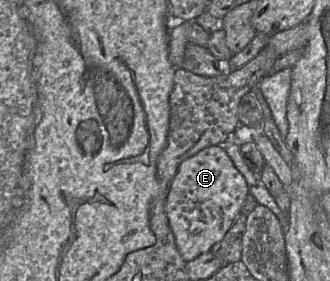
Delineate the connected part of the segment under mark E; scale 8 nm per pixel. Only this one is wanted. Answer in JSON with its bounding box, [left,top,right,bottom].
[165,145,250,262]

